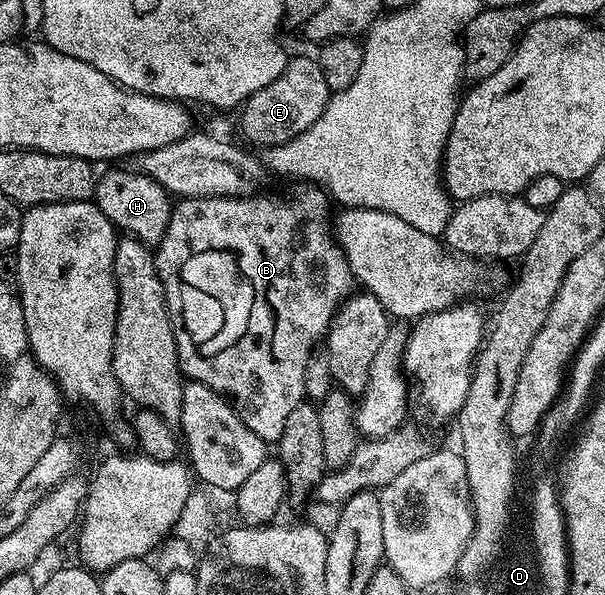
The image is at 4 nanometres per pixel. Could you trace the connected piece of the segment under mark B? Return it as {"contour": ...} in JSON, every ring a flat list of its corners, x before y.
{"contour":[[299,184,288,198,278,198,275,194,260,192,246,198,185,198,174,203,169,220,169,228,165,228,165,236,157,244,154,251,155,267,159,269,159,279,167,297,167,311,171,317,171,327,175,333,175,343,179,349,179,368,192,382,200,382,213,392,231,403,231,407,241,416,245,428,249,432,257,432,261,440,268,444,278,443,285,432,285,420,289,420,289,412,297,408,305,398,305,368,311,359,315,346,324,341,327,331,339,306,351,297,357,283,353,272,343,255,343,249,335,241,333,233,332,199,328,191,314,184]]}

